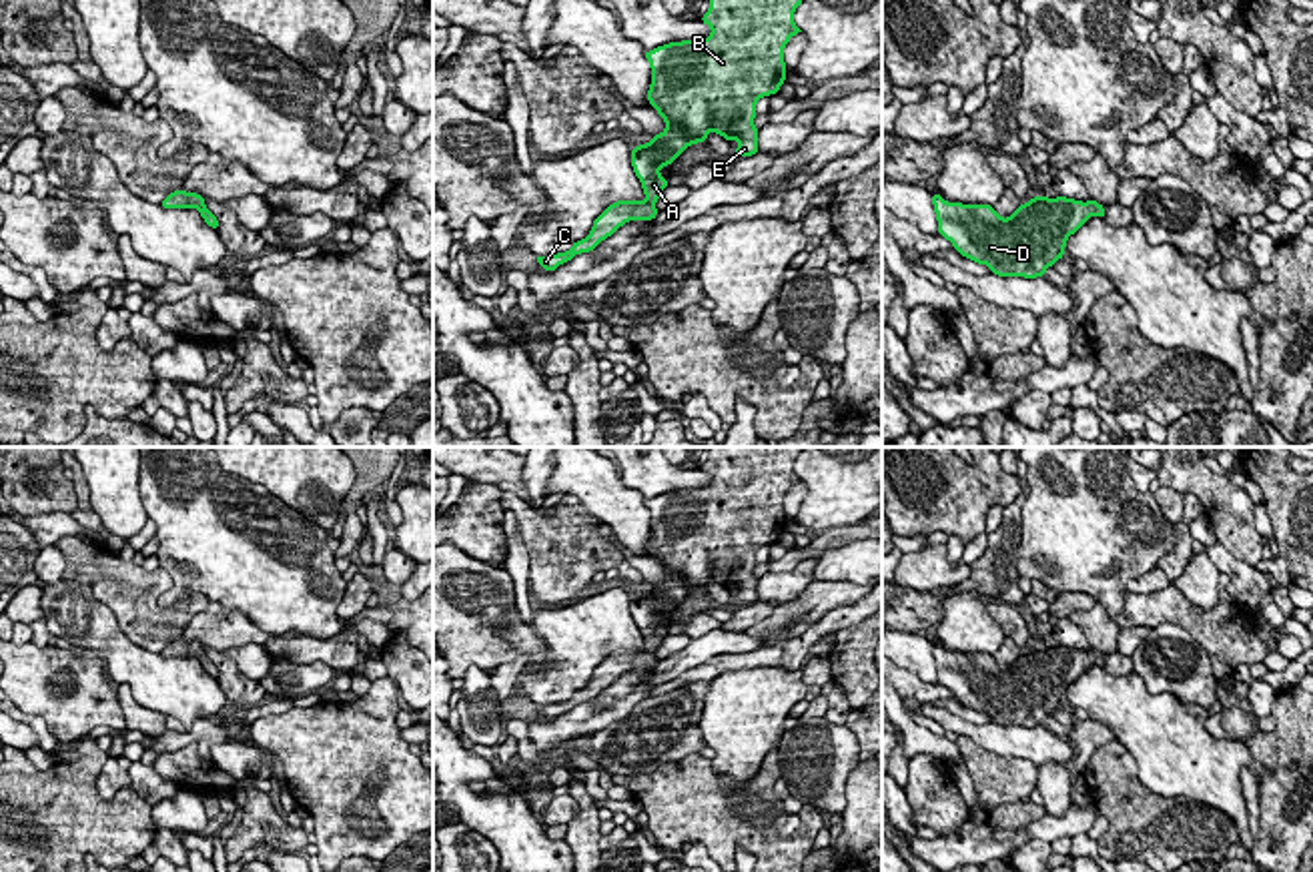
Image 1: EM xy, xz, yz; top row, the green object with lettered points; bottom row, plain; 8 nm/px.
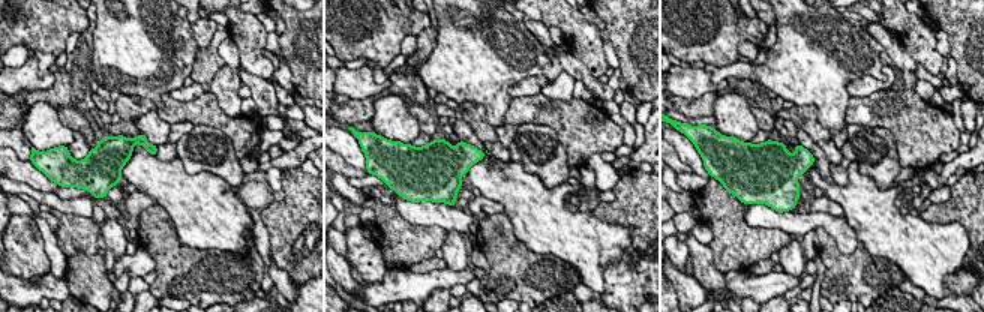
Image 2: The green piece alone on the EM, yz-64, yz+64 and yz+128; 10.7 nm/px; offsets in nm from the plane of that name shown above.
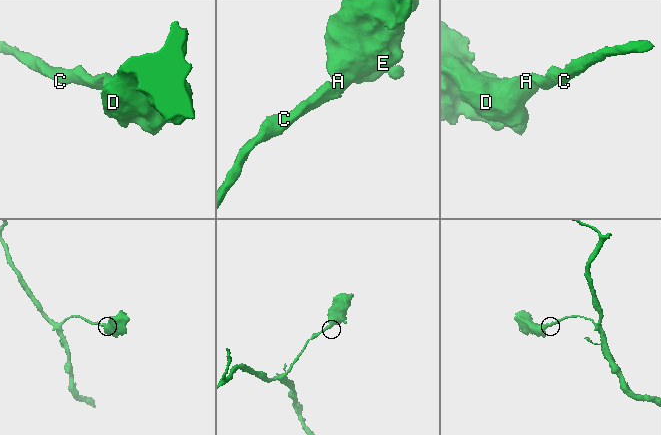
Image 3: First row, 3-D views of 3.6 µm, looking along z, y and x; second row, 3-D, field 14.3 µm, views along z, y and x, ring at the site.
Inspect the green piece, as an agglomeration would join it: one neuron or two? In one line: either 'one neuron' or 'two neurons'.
one neuron

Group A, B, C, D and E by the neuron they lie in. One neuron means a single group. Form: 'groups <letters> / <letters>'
groups A B C D E

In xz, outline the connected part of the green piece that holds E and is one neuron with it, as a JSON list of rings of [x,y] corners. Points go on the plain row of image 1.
[[[708,447],[710,457],[702,471],[712,477],[704,489],[682,489],[643,501],[651,517],[651,533],[647,551],[666,569],[662,583],[651,585],[647,593],[631,597],[631,615],[641,631],[645,649],[617,649],[609,653],[595,670],[589,684],[575,690],[567,702],[537,704],[535,710],[545,722],[571,710],[575,704],[593,700],[601,690],[611,686],[629,670],[651,670],[658,666],[655,649],[670,635],[660,623],[662,615],[670,615],[688,595],[706,591],[714,579],[728,591],[738,589],[736,603],[758,603],[758,579],[754,575],[756,551],[764,545],[780,541],[786,531],[784,497],[792,485],[802,481],[794,473],[794,461],[804,447]]]

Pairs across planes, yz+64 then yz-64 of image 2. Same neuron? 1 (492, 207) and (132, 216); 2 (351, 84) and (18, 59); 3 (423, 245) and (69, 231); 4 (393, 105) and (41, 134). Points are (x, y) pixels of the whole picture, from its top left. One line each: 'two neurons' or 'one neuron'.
1: one neuron
2: two neurons
3: one neuron
4: one neuron

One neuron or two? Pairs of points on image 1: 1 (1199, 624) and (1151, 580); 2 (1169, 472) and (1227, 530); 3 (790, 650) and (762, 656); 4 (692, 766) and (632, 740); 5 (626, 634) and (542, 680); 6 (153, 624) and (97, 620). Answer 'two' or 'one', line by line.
1: two
2: one
3: one
4: two
5: one
6: two

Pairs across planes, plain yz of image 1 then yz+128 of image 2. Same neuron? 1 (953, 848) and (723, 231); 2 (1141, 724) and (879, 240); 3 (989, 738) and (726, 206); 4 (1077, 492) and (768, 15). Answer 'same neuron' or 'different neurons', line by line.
1: different neurons
2: same neuron
3: different neurons
4: different neurons

